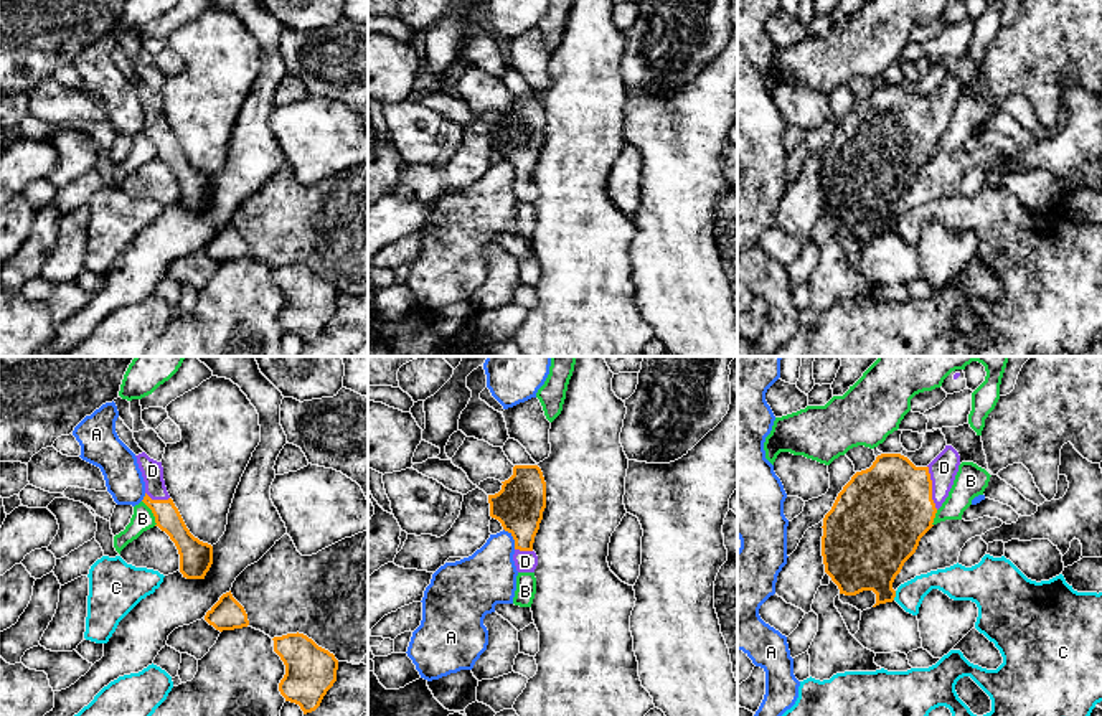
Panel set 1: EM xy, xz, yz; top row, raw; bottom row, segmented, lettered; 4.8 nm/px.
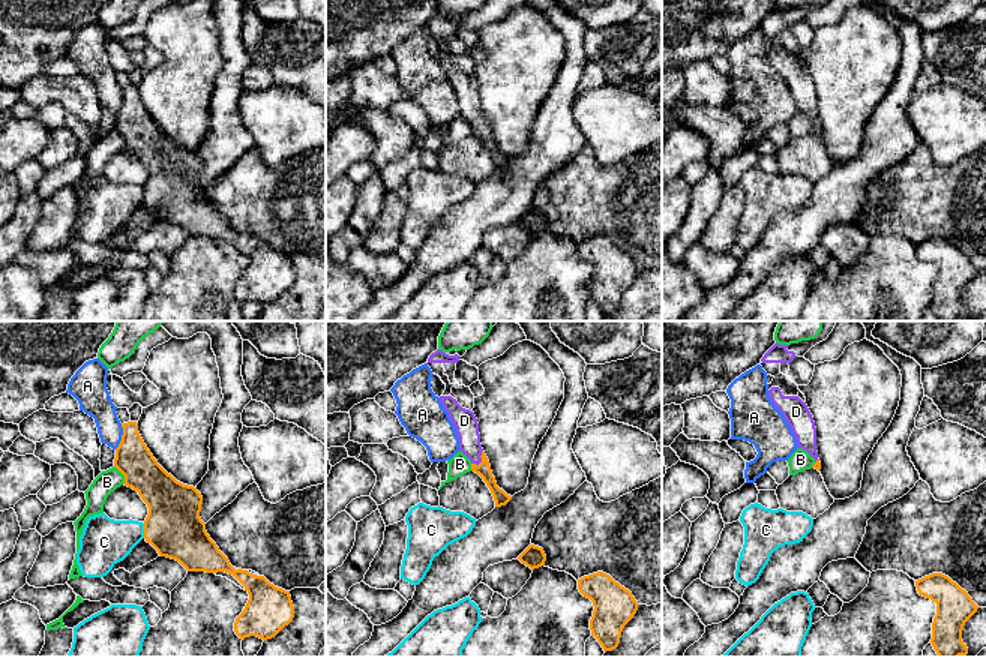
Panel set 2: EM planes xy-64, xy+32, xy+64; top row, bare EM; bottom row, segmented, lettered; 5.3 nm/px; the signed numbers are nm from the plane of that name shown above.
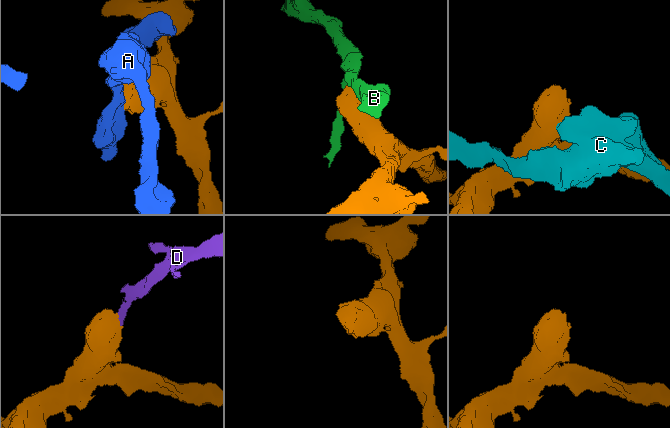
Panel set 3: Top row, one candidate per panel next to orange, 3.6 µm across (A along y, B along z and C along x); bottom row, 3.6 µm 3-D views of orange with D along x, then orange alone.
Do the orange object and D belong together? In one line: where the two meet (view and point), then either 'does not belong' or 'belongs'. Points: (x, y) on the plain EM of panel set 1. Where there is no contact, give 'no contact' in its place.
yz (931, 117) | belongs

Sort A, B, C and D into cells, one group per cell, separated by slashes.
A / B / C / D

